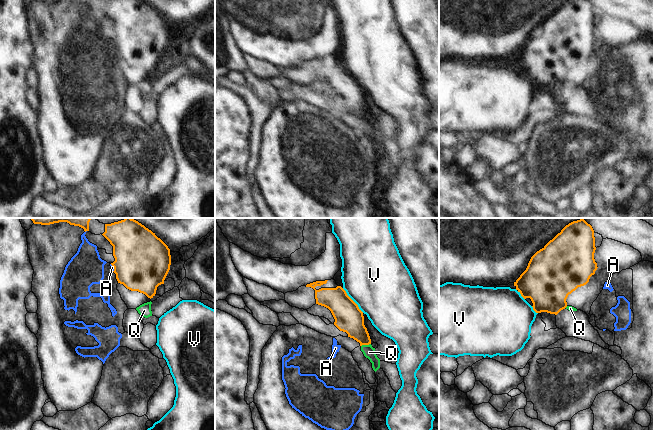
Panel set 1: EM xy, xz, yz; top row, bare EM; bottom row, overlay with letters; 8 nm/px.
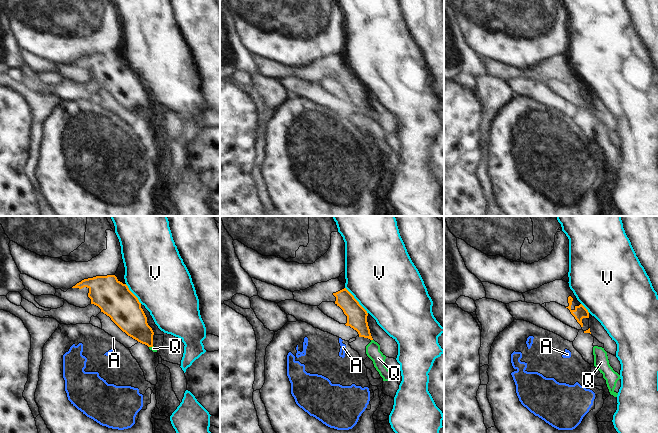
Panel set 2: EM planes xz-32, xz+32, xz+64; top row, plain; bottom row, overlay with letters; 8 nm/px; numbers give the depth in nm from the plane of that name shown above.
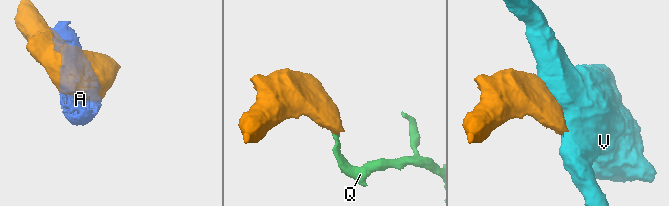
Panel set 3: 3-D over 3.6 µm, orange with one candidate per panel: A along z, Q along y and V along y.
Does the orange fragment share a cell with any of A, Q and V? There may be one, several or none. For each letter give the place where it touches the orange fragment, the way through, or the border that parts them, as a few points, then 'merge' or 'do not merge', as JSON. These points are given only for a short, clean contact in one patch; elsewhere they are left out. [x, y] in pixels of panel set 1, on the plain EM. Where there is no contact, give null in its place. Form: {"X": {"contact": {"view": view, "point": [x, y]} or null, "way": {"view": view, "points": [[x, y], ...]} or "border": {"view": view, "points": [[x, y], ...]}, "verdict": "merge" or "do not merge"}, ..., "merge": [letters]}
{"A": {"contact": {"view": "xy", "point": [114, 44]}, "verdict": "do not merge"}, "Q": {"contact": {"view": "xz", "point": [365, 120]}, "border": {"view": "xz", "points": [[370, 119], [361, 122]]}, "verdict": "do not merge"}, "V": {"contact": {"view": "xz", "point": [352, 76]}, "border": {"view": "xz", "points": [[342, 64], [363, 88]]}, "verdict": "do not merge"}, "merge": []}

